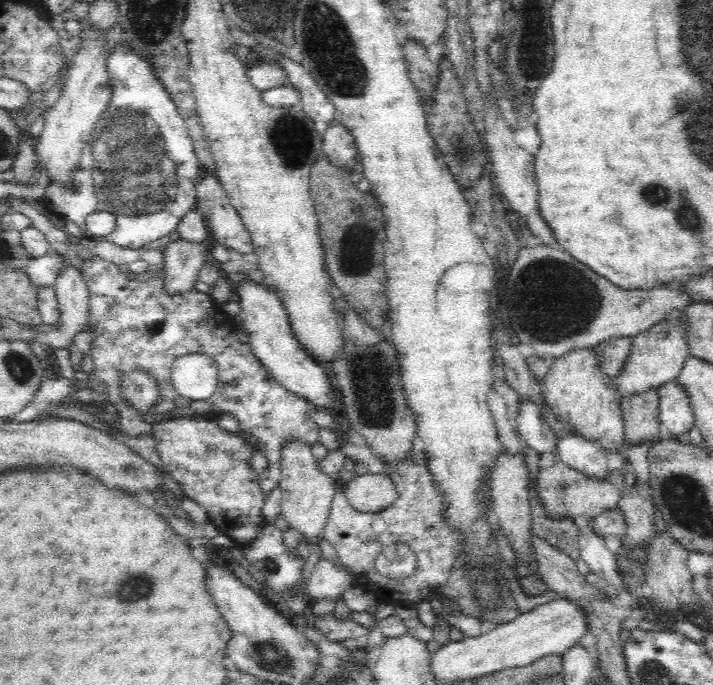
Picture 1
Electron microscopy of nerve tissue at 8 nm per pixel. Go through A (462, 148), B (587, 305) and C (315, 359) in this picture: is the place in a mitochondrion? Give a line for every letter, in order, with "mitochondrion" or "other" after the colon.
A: mitochondrion
B: mitochondrion
C: other

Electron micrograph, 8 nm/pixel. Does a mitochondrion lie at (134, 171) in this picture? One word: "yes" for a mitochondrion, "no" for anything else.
yes

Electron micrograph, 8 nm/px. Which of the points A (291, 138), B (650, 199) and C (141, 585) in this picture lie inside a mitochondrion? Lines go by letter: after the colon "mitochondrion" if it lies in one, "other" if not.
A: mitochondrion
B: mitochondrion
C: mitochondrion

